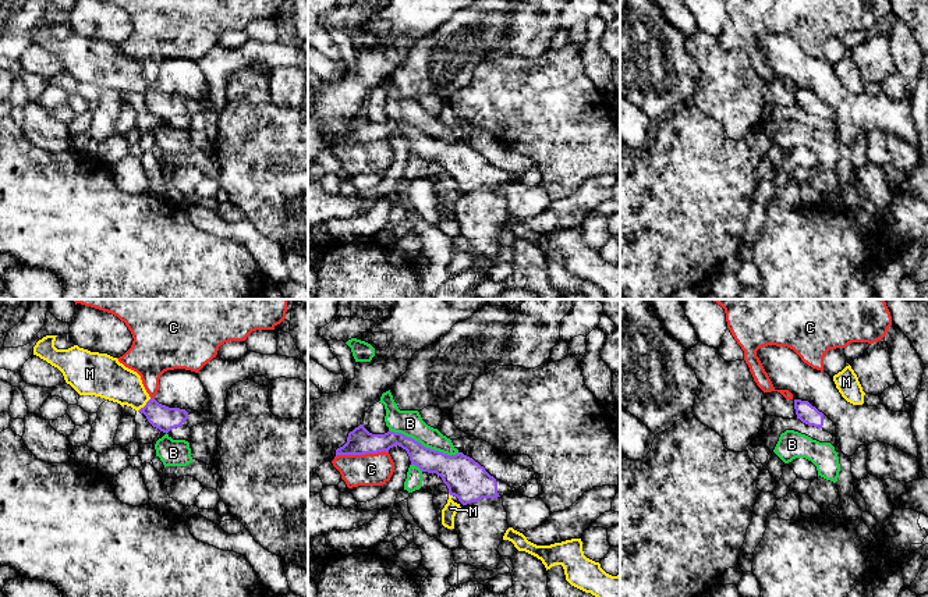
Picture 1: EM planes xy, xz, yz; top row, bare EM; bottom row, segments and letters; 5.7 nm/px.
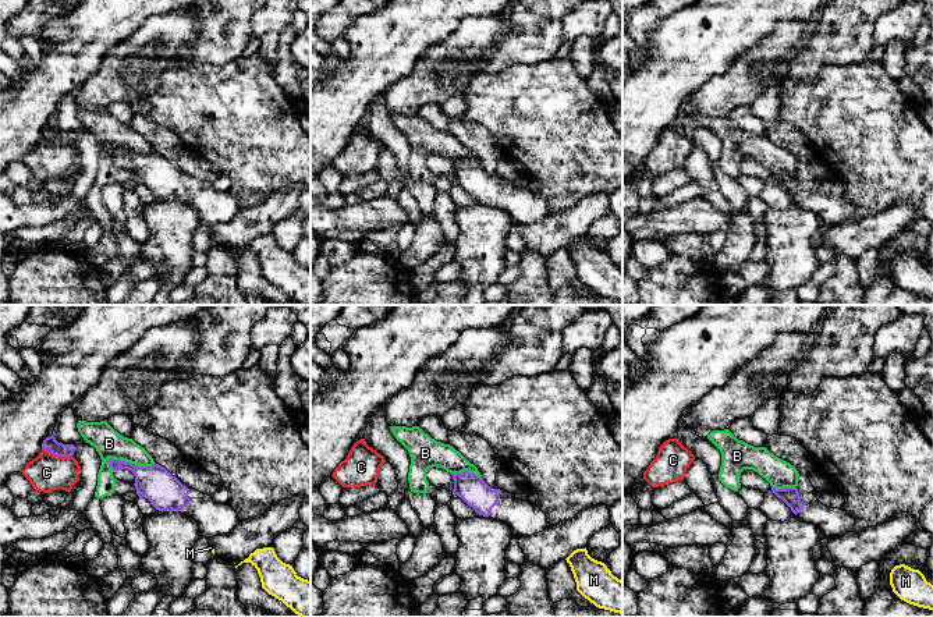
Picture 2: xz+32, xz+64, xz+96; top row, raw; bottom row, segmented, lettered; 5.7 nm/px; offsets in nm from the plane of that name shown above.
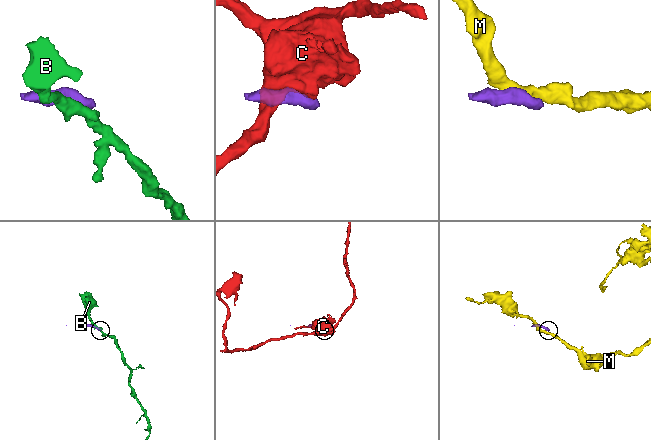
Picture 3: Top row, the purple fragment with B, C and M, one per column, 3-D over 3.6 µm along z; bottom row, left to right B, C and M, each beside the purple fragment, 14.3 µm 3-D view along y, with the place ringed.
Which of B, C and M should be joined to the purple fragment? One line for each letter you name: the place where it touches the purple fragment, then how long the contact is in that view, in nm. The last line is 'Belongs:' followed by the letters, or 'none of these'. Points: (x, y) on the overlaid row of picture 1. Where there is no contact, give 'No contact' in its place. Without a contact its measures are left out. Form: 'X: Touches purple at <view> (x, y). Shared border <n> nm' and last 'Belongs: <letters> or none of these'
Belongs: none of these

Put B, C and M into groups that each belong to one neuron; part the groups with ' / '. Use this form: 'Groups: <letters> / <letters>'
Groups: B / C / M

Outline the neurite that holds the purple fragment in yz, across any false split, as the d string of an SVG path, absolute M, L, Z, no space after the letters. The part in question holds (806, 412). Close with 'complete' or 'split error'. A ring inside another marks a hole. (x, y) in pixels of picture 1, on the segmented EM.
M794 399L794 409L797 419L800 419L803 423L818 429L823 429L833 437L836 436L835 423L826 415L812 406L808 401Z | split error

